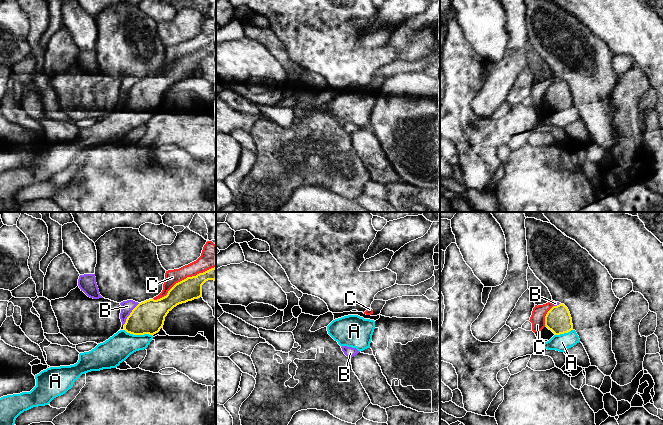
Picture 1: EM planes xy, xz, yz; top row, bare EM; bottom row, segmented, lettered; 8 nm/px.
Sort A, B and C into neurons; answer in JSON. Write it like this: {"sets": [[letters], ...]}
{"sets": [["A"], ["B"], ["C"]]}

